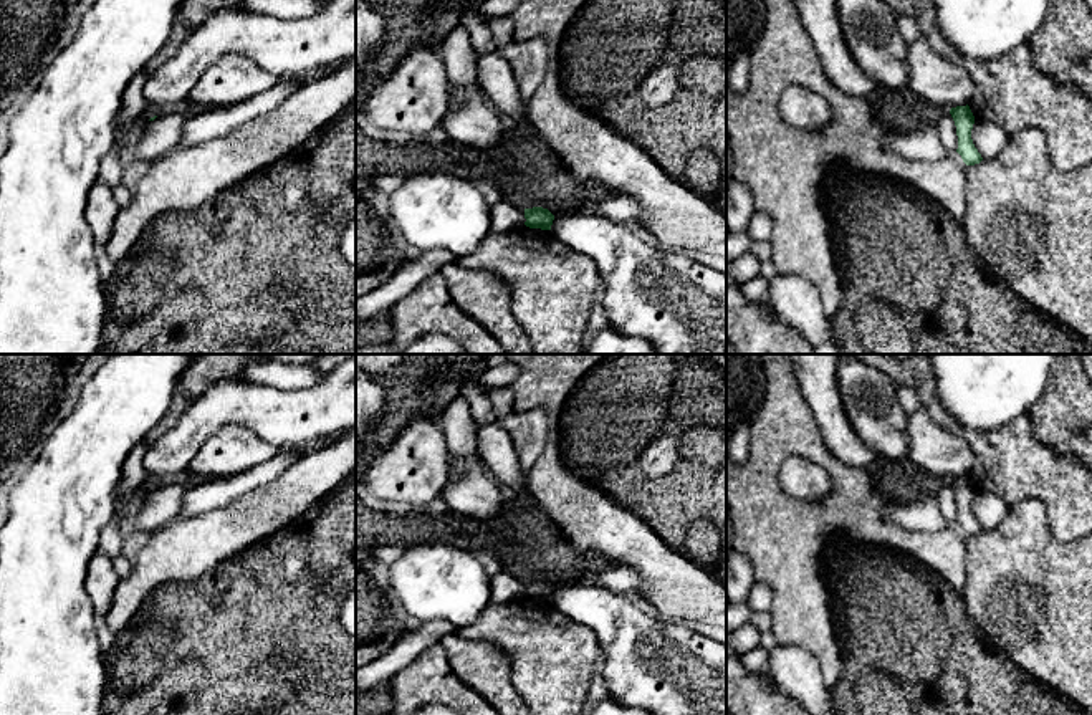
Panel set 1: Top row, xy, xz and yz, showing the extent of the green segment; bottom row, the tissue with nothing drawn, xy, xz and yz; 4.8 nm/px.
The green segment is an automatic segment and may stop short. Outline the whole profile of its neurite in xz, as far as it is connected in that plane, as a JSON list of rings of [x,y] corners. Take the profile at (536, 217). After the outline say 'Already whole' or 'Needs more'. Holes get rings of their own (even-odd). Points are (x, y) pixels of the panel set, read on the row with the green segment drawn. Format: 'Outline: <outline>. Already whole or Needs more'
Outline: [[[543,207],[524,209],[524,225],[529,228],[551,230],[554,215]]]. Already whole

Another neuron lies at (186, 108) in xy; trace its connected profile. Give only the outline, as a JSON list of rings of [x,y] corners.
[[[184,99],[184,101],[177,103],[177,104],[172,104],[169,109],[160,109],[160,108],[152,108],[151,106],[144,114],[144,121],[149,121],[151,118],[160,116],[164,113],[179,113],[179,114],[182,114],[185,118],[190,118],[190,116],[204,113],[204,111],[207,111],[207,108],[195,106],[190,99]]]

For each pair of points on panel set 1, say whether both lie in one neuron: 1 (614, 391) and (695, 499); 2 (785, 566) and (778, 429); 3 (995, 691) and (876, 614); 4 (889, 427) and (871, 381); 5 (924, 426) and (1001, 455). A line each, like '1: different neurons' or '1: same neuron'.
1: same neuron
2: same neuron
3: same neuron
4: same neuron
5: different neurons

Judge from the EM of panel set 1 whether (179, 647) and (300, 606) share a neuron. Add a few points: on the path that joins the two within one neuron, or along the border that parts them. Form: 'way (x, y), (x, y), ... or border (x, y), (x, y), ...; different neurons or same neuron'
way (209, 647), (257, 647), (270, 634); same neuron

